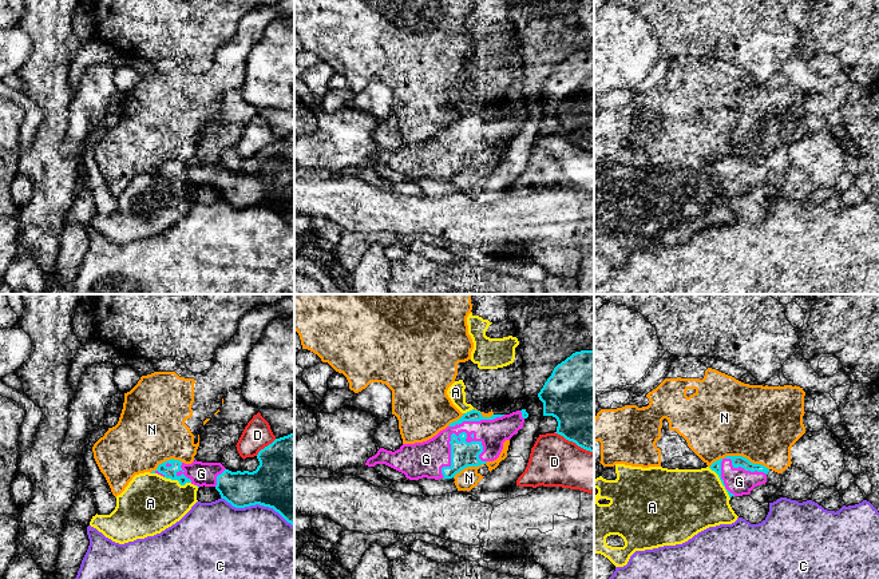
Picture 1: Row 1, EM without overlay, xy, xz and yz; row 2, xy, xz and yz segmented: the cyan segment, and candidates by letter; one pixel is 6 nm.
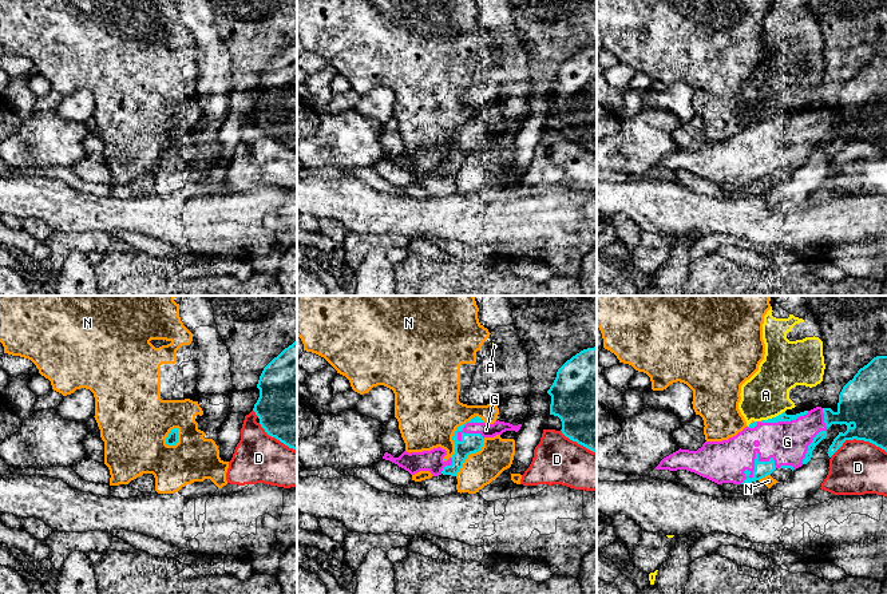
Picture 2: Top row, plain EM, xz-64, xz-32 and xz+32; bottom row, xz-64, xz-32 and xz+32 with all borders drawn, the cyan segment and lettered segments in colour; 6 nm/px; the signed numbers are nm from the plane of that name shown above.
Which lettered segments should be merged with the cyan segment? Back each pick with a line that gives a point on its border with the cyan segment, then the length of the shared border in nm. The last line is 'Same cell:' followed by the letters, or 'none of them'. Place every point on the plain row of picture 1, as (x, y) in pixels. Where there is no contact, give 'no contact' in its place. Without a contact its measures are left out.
G: contact xz (450, 142); length 340 nm
Same cell: G

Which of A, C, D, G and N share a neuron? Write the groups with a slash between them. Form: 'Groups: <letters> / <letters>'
Groups: A / C / D / G / N

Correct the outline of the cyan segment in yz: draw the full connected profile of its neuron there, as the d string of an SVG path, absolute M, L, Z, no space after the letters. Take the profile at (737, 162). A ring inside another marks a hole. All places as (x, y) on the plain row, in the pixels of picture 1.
M726 156L709 168L718 175L729 198L749 195L755 187L767 183L769 172L767 167L753 164L743 156Z

